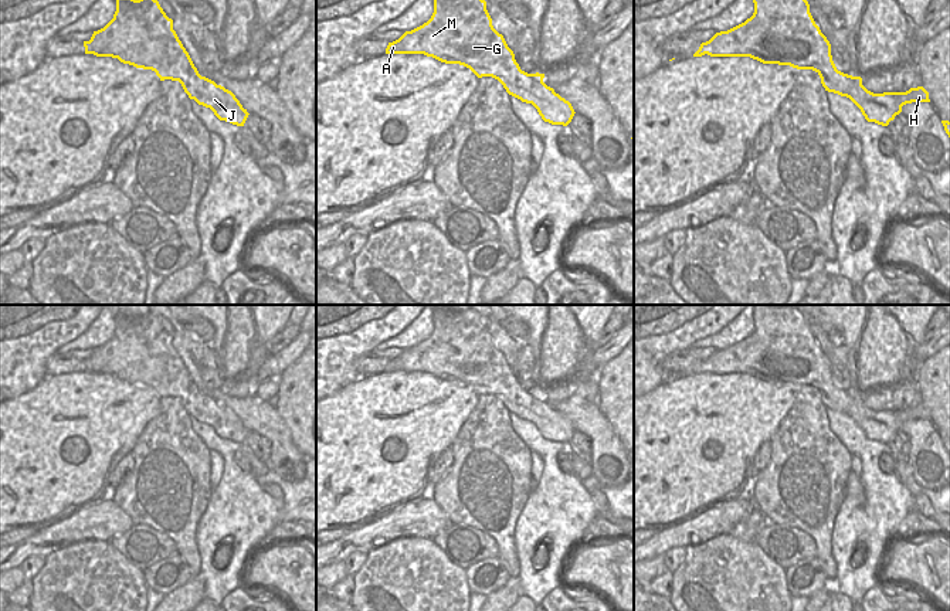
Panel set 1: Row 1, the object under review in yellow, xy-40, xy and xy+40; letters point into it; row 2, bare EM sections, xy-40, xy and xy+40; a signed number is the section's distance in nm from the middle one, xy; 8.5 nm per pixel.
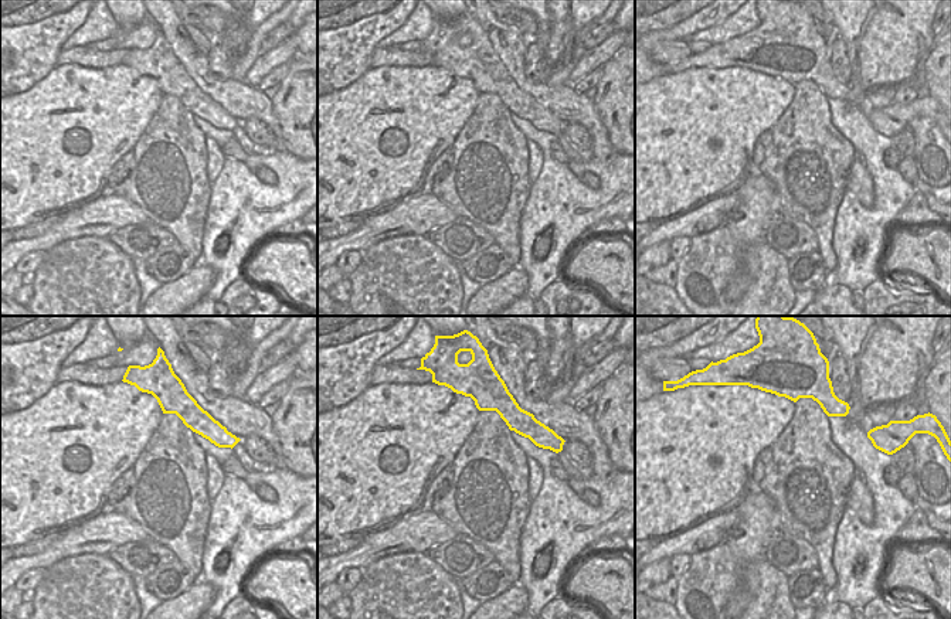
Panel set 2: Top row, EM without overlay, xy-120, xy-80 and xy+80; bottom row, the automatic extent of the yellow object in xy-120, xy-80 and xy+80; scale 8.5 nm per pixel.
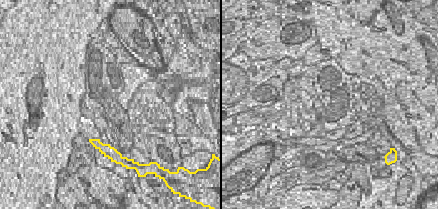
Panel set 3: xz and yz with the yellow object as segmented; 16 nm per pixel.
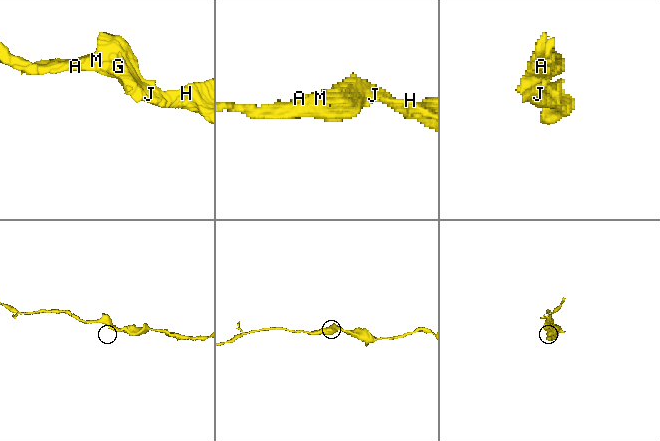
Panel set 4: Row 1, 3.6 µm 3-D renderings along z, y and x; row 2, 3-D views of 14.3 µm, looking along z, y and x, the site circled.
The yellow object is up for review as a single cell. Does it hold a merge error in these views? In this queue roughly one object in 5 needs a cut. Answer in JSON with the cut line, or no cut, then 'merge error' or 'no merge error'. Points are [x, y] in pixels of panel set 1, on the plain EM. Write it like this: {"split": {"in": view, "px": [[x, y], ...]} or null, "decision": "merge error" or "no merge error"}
{"split": null, "decision": "no merge error"}

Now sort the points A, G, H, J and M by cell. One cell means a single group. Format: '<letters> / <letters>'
A G H J M

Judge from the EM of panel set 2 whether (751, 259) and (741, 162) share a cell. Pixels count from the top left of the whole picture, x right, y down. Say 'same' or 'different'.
different

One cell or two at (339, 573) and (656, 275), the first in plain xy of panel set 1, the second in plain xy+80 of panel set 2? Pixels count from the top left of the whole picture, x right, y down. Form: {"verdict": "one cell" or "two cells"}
{"verdict": "two cells"}

